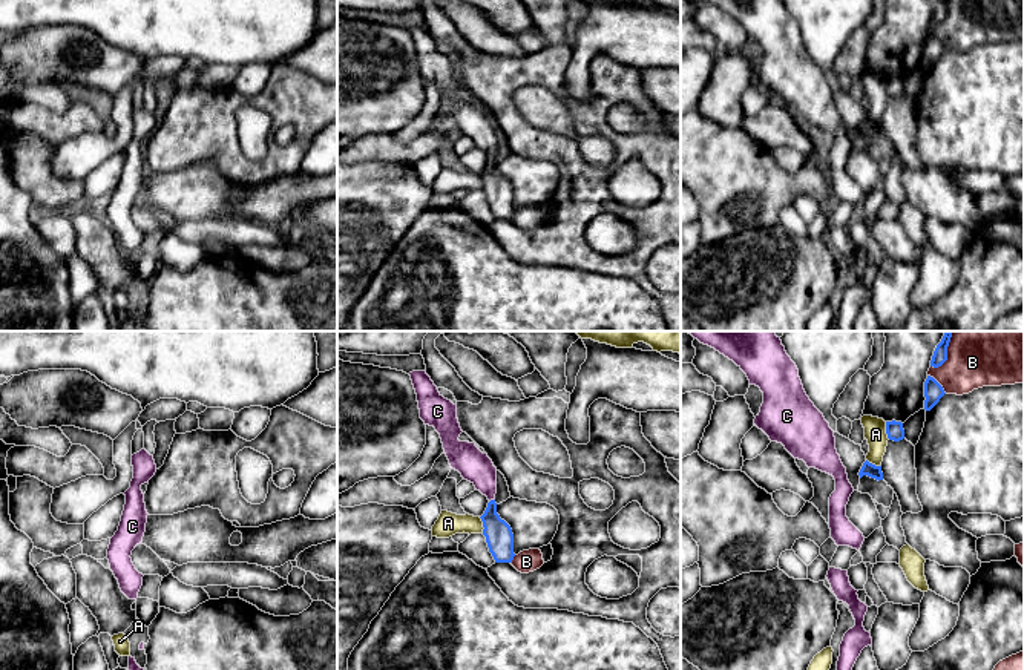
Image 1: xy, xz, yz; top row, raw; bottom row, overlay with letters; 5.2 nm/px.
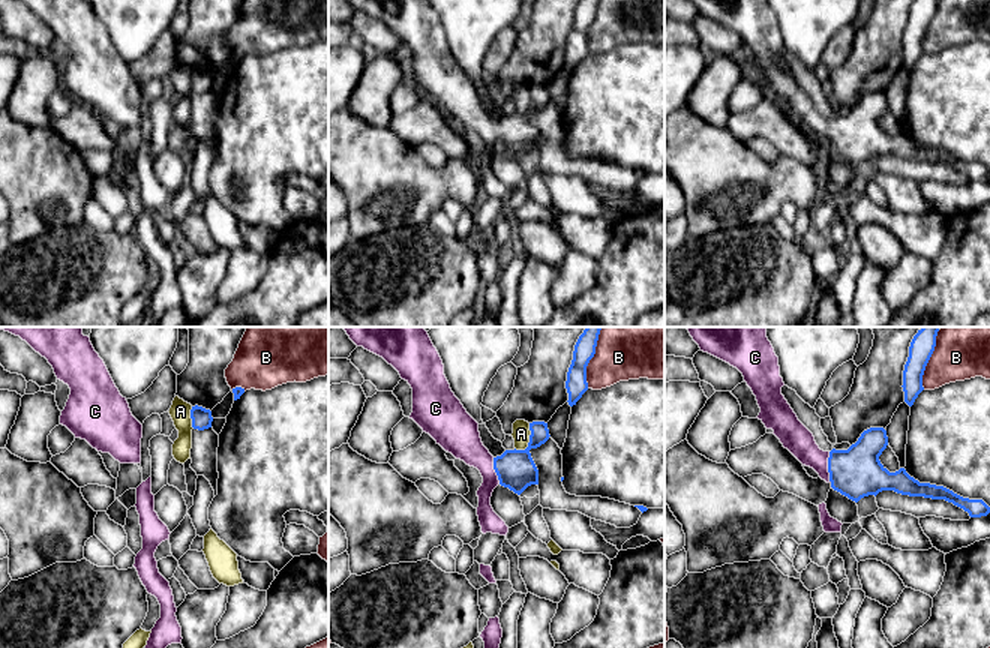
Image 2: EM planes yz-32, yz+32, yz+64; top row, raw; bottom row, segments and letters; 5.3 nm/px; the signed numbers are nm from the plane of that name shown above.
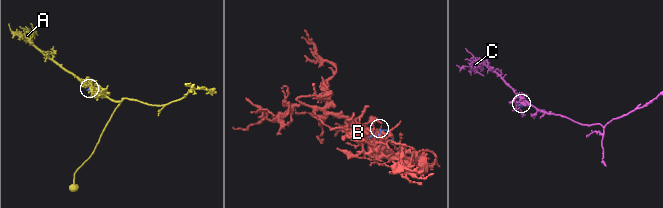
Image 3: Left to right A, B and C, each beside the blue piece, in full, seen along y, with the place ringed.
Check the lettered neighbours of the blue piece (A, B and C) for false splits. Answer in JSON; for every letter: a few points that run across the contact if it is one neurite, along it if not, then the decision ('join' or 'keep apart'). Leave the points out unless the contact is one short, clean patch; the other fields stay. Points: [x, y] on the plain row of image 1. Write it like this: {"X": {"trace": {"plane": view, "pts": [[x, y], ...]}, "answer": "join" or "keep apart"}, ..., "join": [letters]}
{"A": {"trace": {"plane": "yz", "pts": [[885, 78], [885, 88], [889, 95]]}, "answer": "keep apart"}, "B": {"answer": "keep apart"}, "C": {"trace": {"plane": "xz", "pts": [[498, 192], [491, 178], [491, 157], [485, 134], [474, 123]]}, "answer": "join"}, "join": ["C"]}

